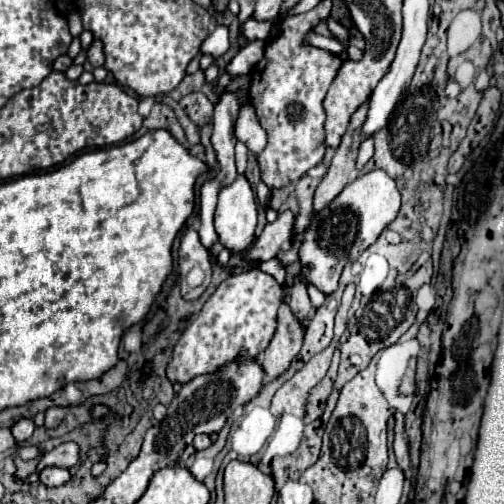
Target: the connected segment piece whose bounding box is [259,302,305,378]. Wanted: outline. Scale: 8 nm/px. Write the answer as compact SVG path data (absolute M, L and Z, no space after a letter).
M281 302L277 312L277 328L275 334L265 348L263 356L259 356L259 362L267 374L267 378L277 378L283 374L283 370L291 364L291 360L299 354L303 346L305 328L297 320L297 316L291 312L291 308Z

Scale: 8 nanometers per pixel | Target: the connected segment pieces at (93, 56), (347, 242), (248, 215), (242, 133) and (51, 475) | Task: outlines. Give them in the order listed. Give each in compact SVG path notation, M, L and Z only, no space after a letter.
M93 42L91 44L91 48L87 50L87 60L93 64L93 68L99 68L99 66L103 66L103 62L105 62L105 56L103 56L103 46L101 46L101 42Z
M371 170L345 186L345 190L321 214L313 216L305 232L305 242L299 248L303 280L317 286L323 294L335 292L345 264L355 260L379 238L379 234L395 220L399 206L401 194L395 180L383 170Z
M243 174L223 186L219 192L219 204L215 214L215 226L219 242L231 248L235 254L247 250L255 238L257 202L255 194Z
M251 104L241 106L241 112L239 112L239 118L237 118L237 124L235 124L235 134L237 134L237 140L245 142L245 146L253 154L259 154L265 148L267 134L261 128L257 114L255 114Z
M49 466L49 468L43 468L43 470L39 472L39 480L41 480L45 486L49 486L49 488L61 486L61 484L65 484L69 478L71 478L71 474L69 474L69 470L65 470L65 468Z

